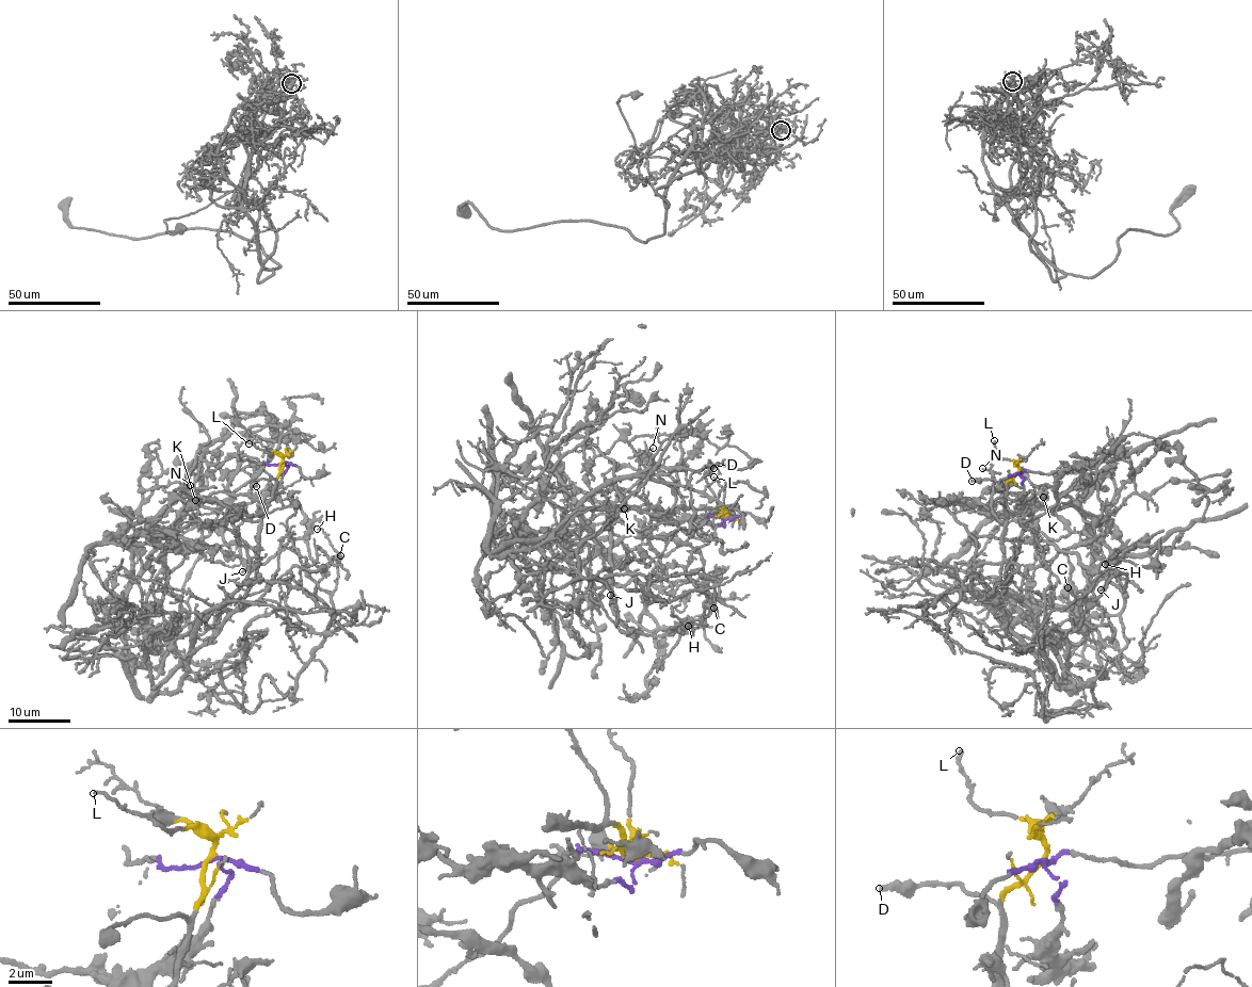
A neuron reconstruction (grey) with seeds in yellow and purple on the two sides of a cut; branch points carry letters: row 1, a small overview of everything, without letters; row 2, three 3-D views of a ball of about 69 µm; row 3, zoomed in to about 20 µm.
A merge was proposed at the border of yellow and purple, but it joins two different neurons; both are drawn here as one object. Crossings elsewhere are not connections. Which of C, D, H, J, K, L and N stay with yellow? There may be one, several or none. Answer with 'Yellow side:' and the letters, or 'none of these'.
Yellow side: D, L, N

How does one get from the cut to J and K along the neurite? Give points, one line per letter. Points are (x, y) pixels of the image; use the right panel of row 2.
J: (1020, 472), (1023, 500), (1034, 497), (1030, 489), (1026, 506), (1039, 539), (1102, 572), (1100, 589)
K: (1020, 472), (1023, 500), (1034, 497), (1026, 497), (1033, 527), (1038, 507), (1071, 499), (1046, 485), (1043, 497)

